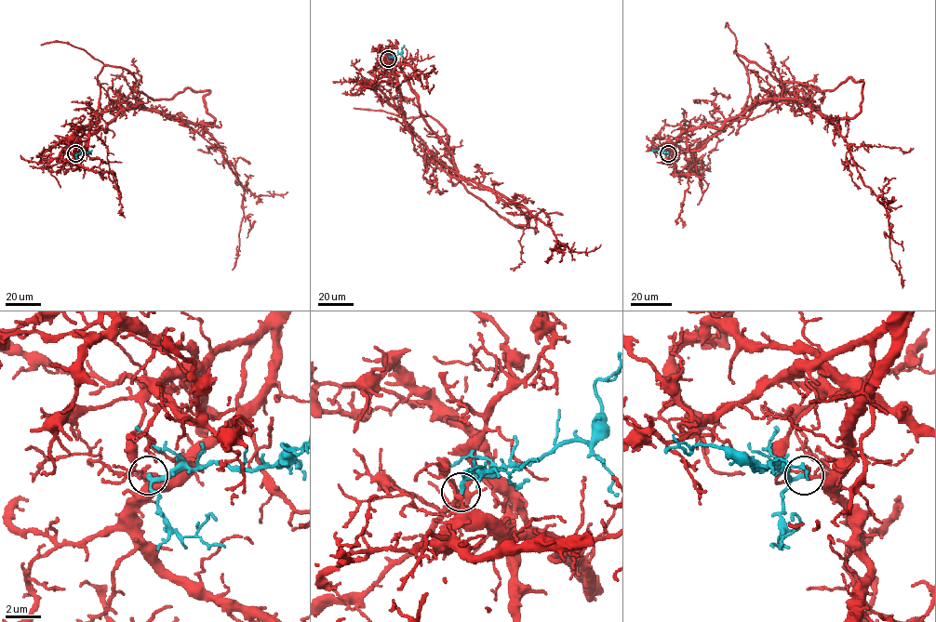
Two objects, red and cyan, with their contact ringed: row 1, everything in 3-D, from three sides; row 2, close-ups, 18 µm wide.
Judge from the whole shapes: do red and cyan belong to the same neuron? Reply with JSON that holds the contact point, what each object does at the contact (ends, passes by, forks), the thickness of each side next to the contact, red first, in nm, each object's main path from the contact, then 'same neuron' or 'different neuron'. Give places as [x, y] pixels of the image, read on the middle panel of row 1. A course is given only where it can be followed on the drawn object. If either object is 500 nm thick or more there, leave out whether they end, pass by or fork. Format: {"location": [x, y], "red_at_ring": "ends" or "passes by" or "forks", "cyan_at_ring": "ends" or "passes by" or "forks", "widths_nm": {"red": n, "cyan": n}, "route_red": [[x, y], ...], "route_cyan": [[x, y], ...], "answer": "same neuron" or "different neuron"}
{"location": [388, 59], "red_at_ring": "passes by", "cyan_at_ring": "passes by", "widths_nm": {"red": 240, "cyan": 170}, "route_red": [[388, 59], [400, 68], [426, 124], [447, 148], [457, 172], [524, 207], [552, 229], [555, 250], [544, 261]], "route_cyan": [[388, 59], [400, 54], [405, 46]], "answer": "same neuron"}

